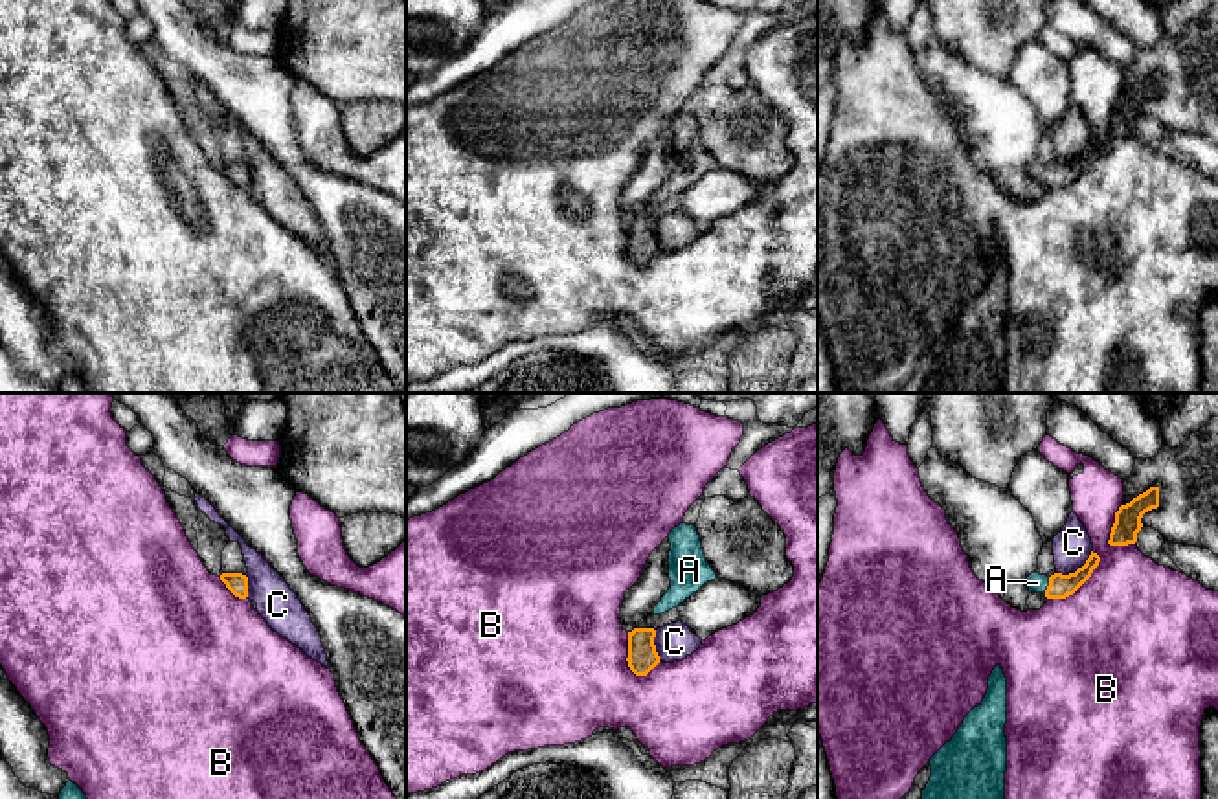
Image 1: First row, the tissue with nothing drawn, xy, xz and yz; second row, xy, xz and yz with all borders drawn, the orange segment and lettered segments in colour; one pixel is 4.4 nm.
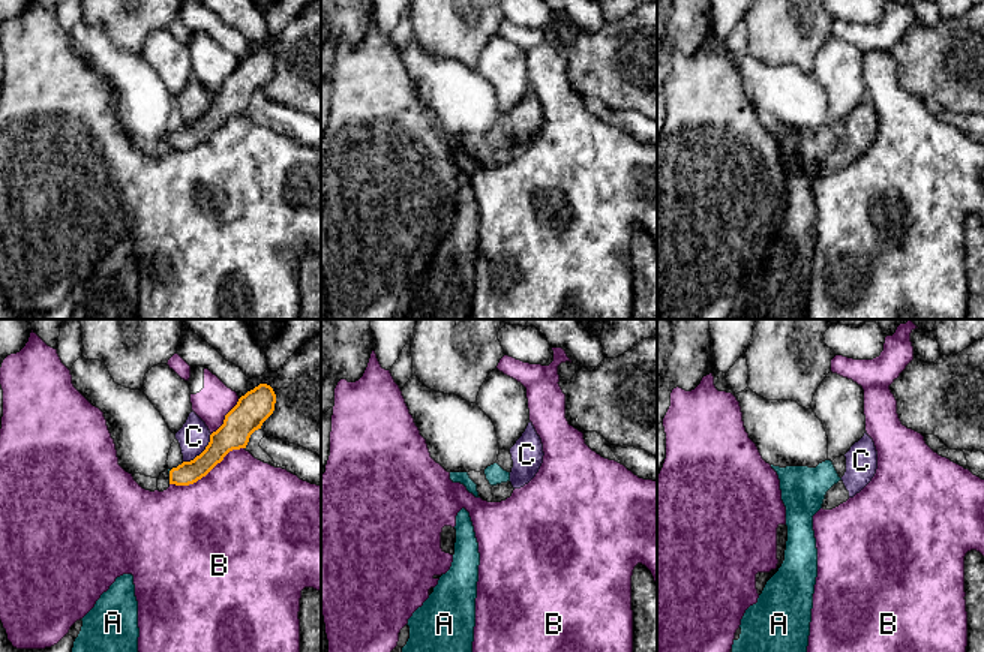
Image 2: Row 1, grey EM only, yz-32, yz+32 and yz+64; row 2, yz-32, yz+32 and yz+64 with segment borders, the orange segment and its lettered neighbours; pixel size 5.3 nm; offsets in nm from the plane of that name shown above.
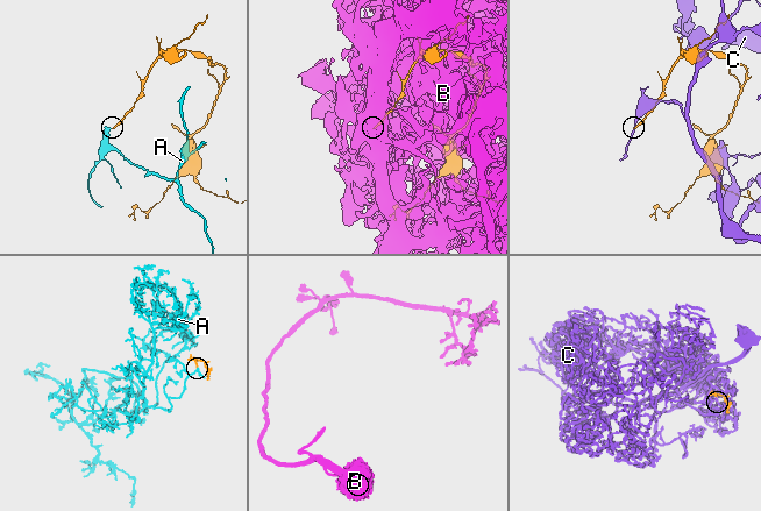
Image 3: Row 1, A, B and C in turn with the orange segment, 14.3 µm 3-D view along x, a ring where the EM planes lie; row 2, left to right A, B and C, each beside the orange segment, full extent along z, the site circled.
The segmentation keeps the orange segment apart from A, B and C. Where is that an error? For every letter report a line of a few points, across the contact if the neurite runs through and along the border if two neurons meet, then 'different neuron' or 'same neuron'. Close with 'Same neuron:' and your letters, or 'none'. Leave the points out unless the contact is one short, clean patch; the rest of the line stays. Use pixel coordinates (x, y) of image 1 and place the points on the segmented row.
A: line yz (1060, 586), (1048, 586), (1037, 583); same neuron
B: different neuron
C: different neuron
Same neuron: A

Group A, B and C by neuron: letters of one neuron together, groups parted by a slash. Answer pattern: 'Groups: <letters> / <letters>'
Groups: A / B / C

